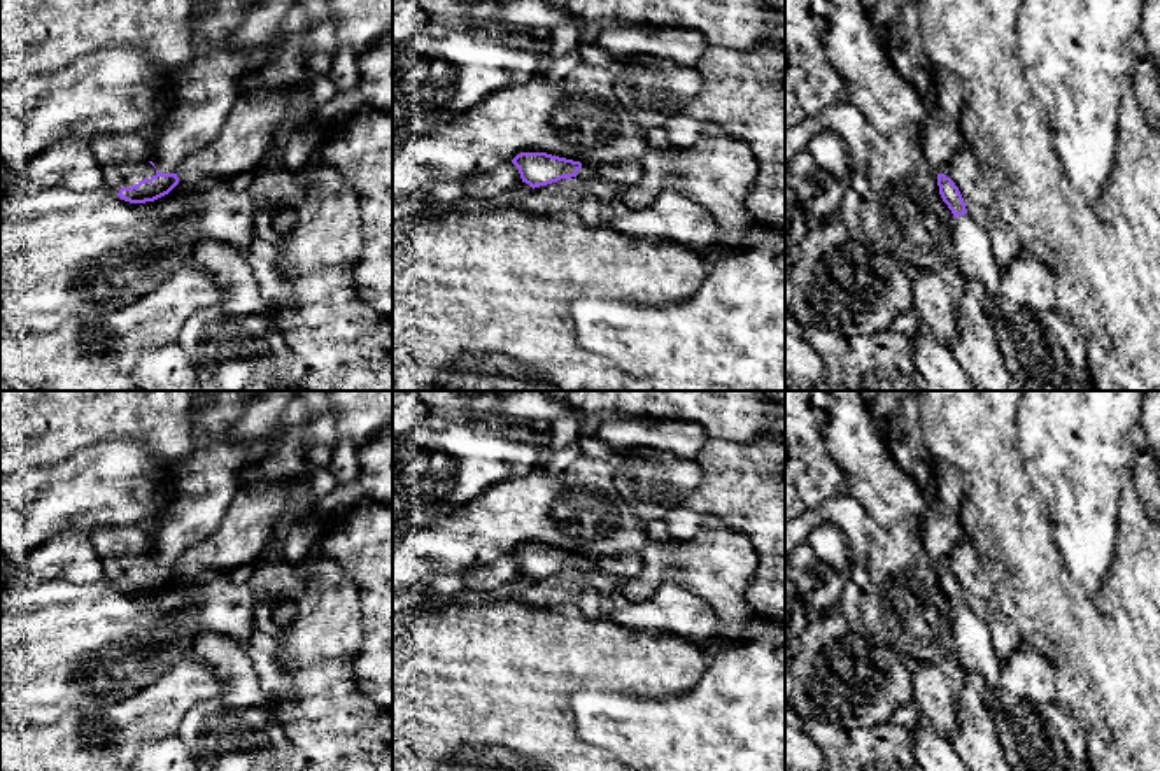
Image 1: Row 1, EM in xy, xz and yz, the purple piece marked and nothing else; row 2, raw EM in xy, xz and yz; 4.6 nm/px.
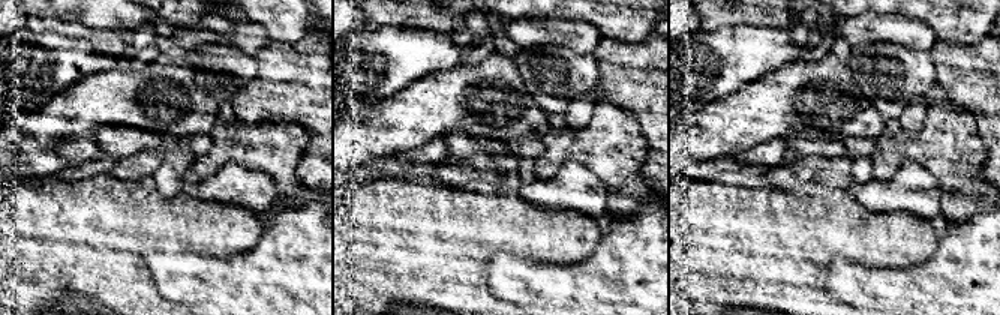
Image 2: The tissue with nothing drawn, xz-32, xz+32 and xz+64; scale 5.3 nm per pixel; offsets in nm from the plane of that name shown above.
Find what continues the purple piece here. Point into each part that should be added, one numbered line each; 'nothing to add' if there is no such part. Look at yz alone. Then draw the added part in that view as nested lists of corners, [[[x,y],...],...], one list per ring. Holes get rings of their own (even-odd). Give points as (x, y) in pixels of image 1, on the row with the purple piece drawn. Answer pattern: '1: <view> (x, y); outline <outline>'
1: yz (971, 254); outline [[[969,216],[953,217],[951,226],[953,252],[950,263],[955,265],[962,277],[978,280],[987,293],[987,308],[997,315],[995,294],[1001,268],[992,254],[992,242],[987,231]]]

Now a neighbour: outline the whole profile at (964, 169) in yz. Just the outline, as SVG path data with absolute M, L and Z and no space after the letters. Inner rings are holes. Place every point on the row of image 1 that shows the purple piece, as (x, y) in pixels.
M964 144L941 173L955 182L967 214L987 231L992 242L992 254L1001 272L1006 270L1023 249L1011 230L1011 223L1008 223L999 210L987 170L971 147Z

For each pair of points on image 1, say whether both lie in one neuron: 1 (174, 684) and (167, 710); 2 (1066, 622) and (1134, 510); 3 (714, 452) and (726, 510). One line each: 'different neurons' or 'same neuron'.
1: same neuron
2: same neuron
3: same neuron

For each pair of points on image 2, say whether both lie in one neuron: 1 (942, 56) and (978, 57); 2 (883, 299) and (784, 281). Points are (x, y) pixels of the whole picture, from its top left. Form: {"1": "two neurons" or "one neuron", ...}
{"1": "one neuron", "2": "two neurons"}

